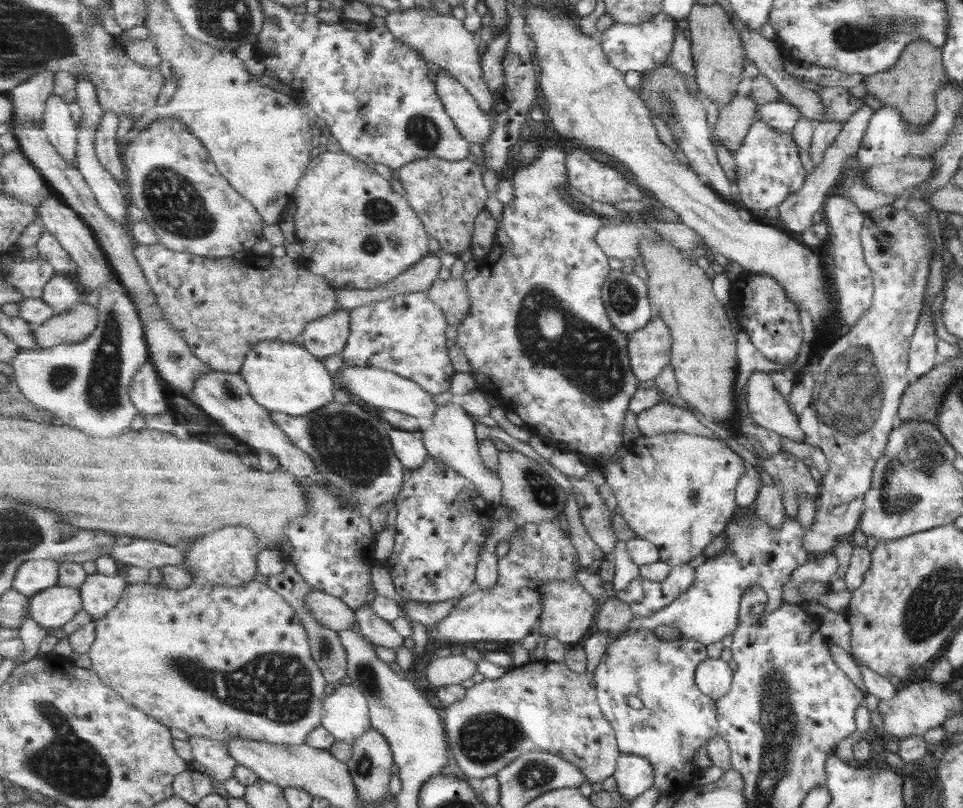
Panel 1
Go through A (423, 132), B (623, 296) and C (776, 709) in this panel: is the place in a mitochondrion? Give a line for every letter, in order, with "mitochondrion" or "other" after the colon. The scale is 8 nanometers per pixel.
A: mitochondrion
B: mitochondrion
C: mitochondrion

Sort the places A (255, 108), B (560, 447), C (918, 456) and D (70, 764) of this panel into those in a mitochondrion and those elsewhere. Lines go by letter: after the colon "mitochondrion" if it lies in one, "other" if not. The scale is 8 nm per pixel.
A: other
B: other
C: mitochondrion
D: mitochondrion

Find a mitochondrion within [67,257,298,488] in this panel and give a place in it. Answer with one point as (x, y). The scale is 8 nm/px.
(104, 383)

